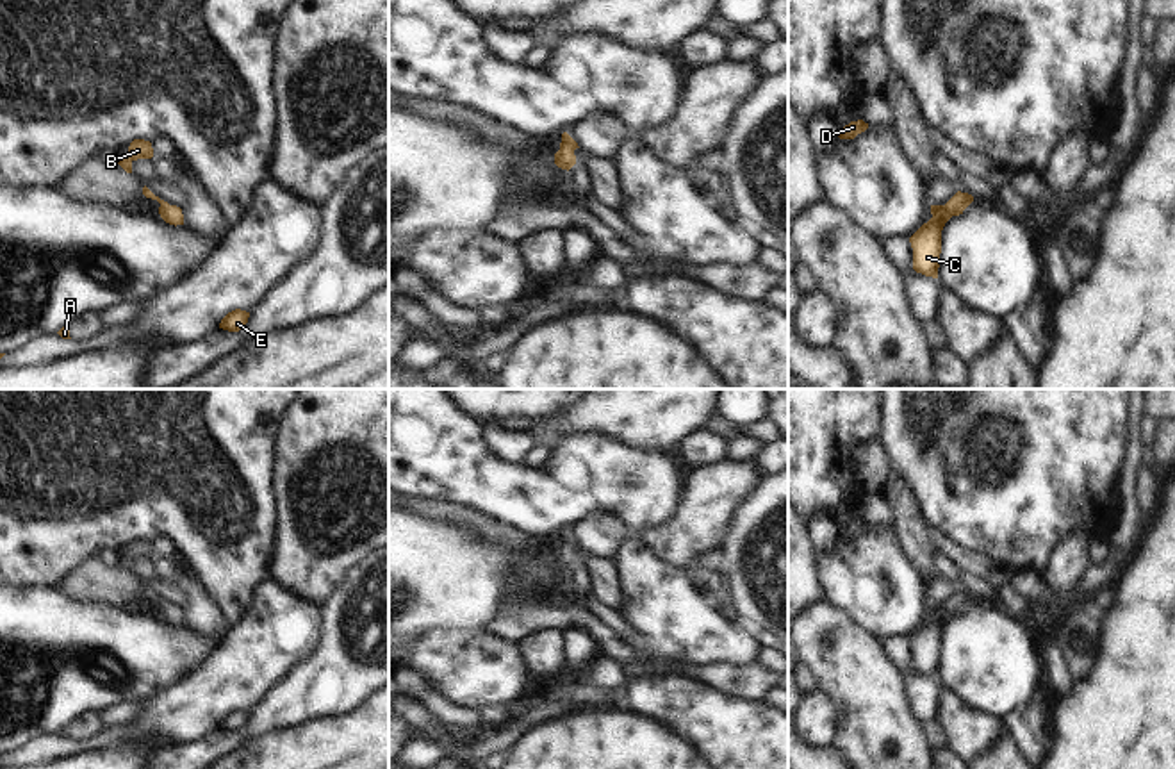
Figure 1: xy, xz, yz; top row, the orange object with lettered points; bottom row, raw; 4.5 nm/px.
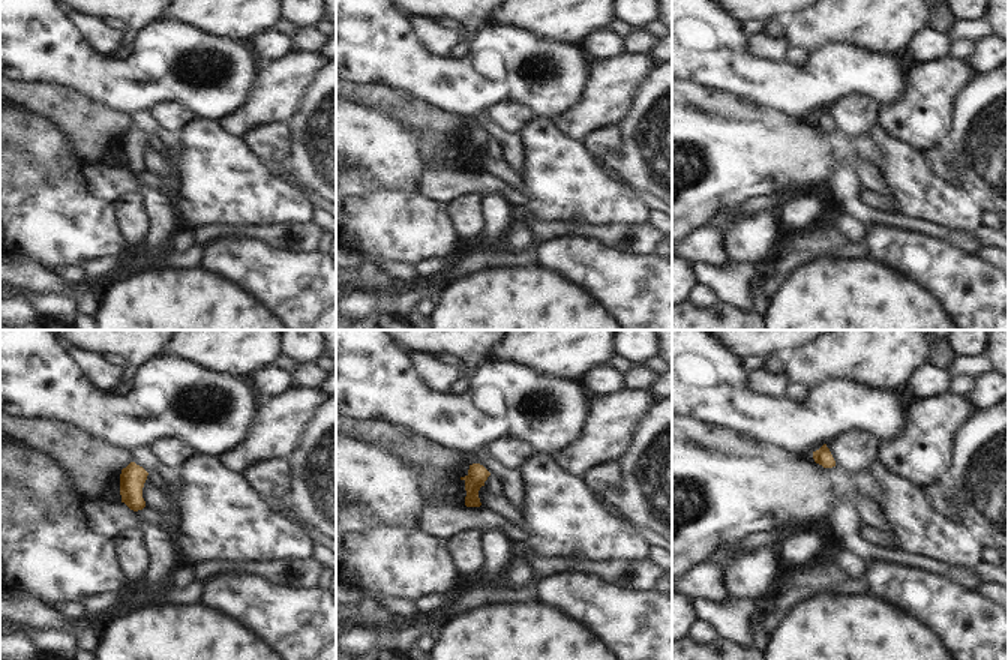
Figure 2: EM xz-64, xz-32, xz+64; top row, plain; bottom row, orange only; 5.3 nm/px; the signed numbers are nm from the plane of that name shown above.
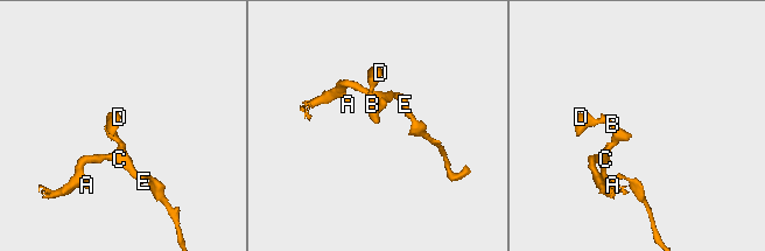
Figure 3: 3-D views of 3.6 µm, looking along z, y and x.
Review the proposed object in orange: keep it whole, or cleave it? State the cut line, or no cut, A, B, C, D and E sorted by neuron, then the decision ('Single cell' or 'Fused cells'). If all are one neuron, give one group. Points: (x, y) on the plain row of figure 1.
No split. Groups: A B C D E. Single cell

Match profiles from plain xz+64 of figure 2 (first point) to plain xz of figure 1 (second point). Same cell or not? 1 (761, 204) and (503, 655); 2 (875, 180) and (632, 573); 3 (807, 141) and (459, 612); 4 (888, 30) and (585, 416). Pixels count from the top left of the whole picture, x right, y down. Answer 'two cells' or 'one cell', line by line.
1: two cells
2: two cells
3: one cell
4: one cell

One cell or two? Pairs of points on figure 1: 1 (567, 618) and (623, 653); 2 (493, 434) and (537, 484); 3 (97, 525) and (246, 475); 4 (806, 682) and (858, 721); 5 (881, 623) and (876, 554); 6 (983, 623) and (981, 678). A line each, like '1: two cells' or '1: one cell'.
1: one cell
2: two cells
3: one cell
4: two cells
5: one cell
6: one cell

